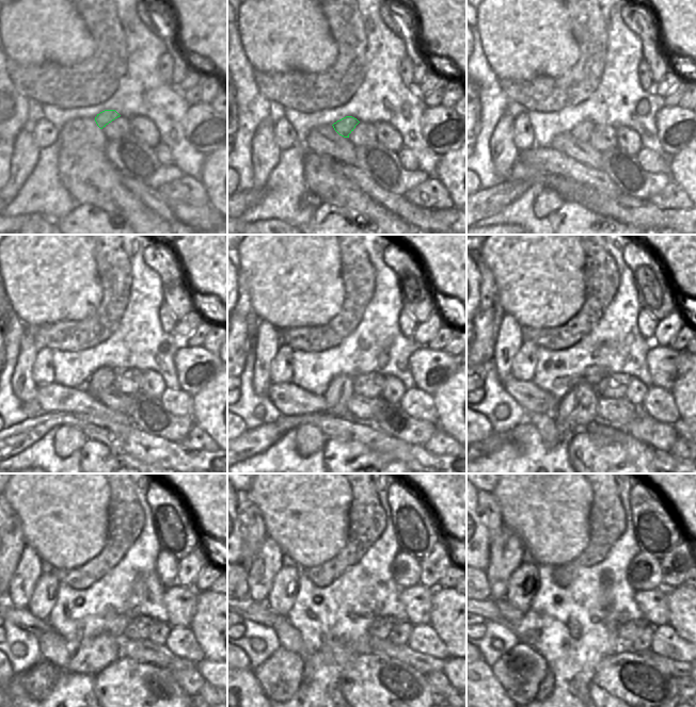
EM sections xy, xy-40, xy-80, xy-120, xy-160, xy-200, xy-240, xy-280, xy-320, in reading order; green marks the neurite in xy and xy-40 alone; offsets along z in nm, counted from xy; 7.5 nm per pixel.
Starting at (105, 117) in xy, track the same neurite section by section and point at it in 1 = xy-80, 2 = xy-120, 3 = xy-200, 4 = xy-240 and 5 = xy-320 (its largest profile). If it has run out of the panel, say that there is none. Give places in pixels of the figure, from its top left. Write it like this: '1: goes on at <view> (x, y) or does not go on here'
1: goes on at xy-80 (582, 131)
2: goes on at xy-120 (103, 378)
3: goes on at xy-200 (578, 408)
4: goes on at xy-240 (93, 655)
5: goes on at xy-320 (547, 686)

